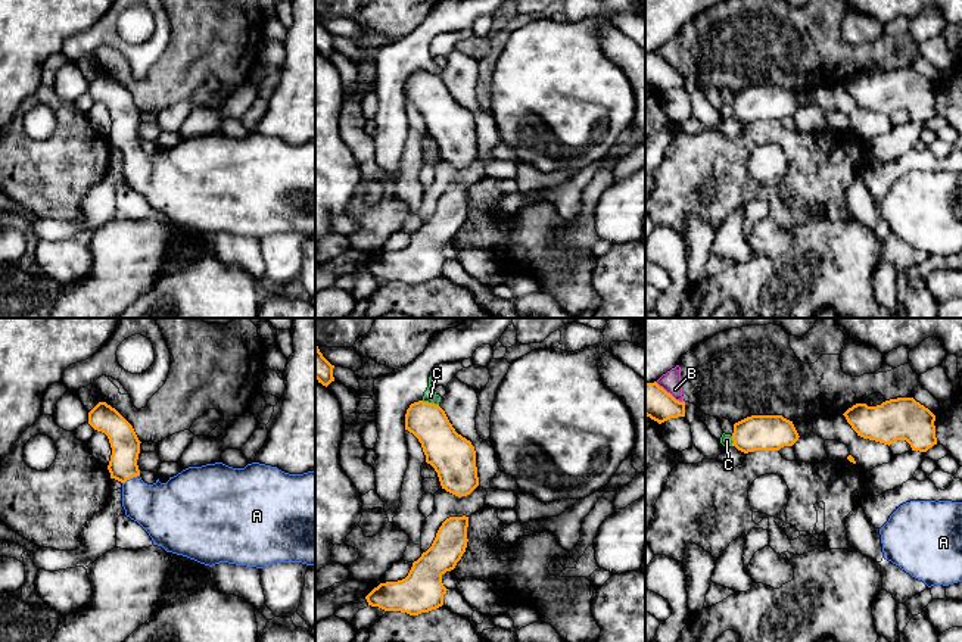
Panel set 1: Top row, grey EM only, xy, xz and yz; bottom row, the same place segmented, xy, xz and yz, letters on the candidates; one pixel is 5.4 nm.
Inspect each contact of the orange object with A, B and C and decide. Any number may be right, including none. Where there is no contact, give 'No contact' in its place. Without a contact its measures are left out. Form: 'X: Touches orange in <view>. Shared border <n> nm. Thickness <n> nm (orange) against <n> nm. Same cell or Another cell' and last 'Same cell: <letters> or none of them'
A: Touches orange in xy. Shared border 110 nm. Thickness 160 nm (orange) against 300 nm. Same cell
B: Touches orange in yz. Shared border 200 nm. Thickness 180 nm (orange) against 110 nm. Another cell
C: Touches orange in xz. Shared border 100 nm. Thickness 220 nm (orange) against 70 nm. Another cell
Same cell: A

